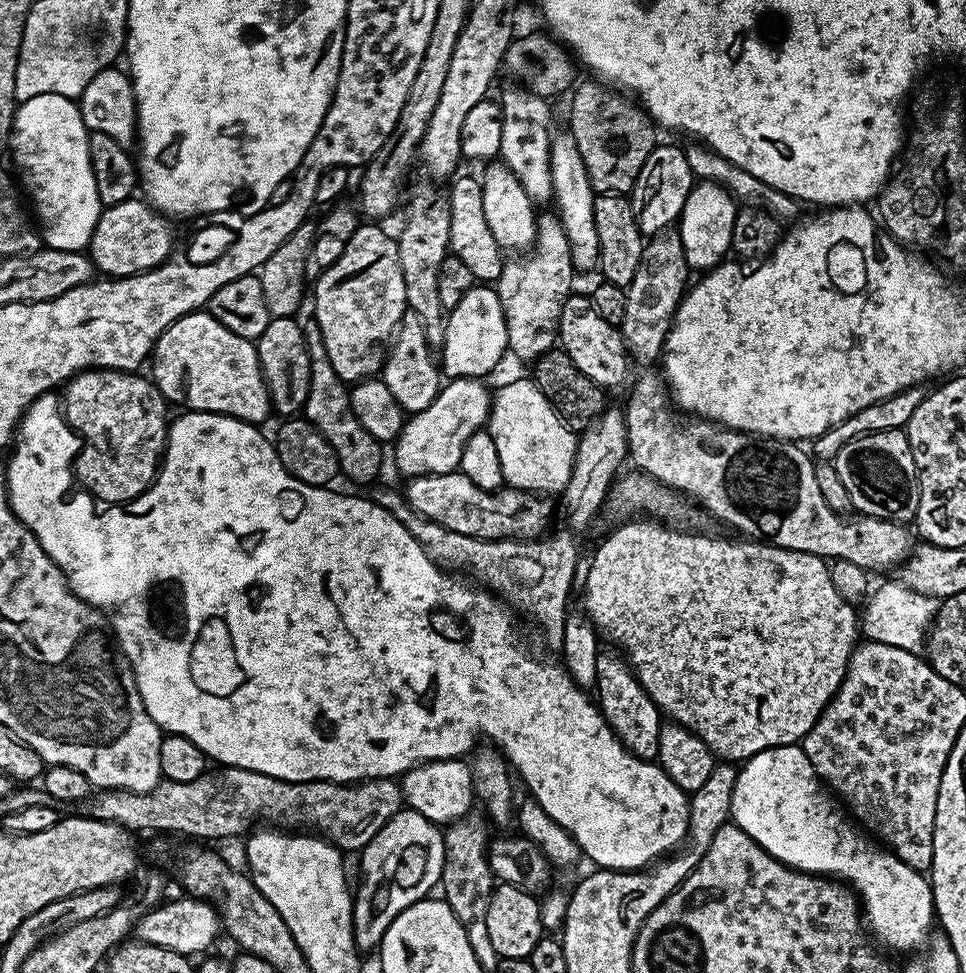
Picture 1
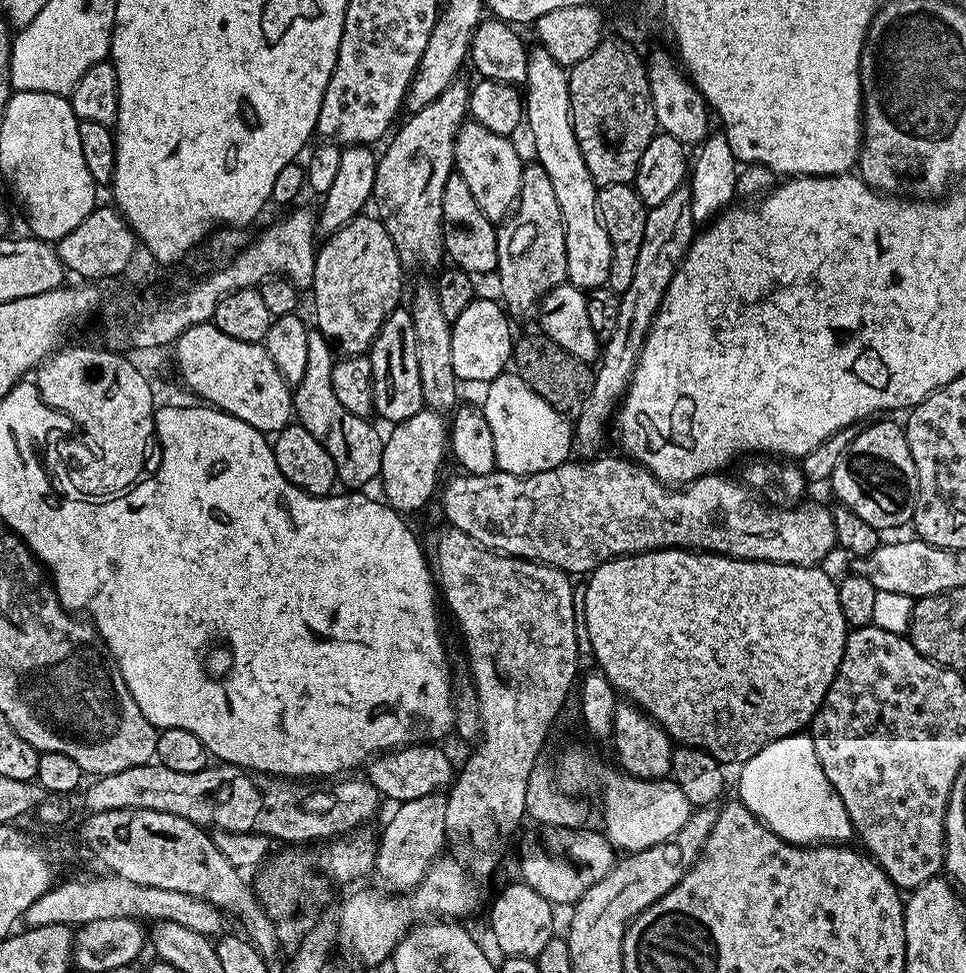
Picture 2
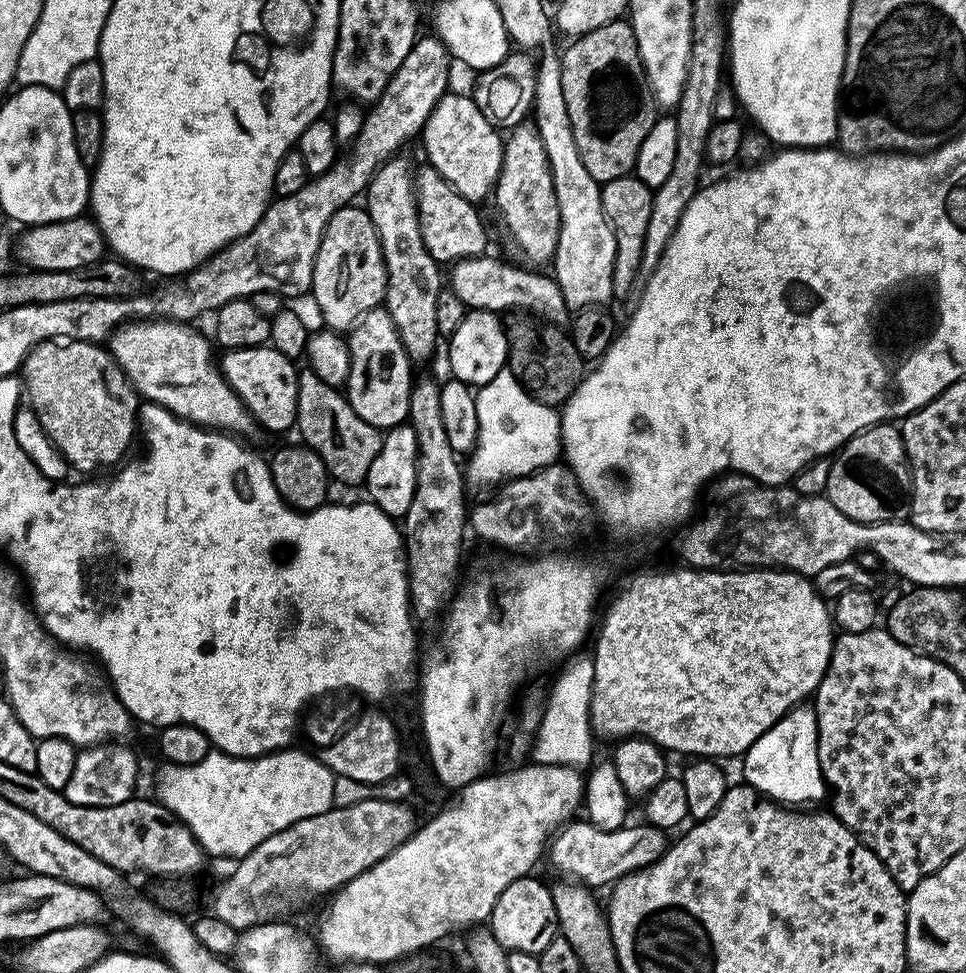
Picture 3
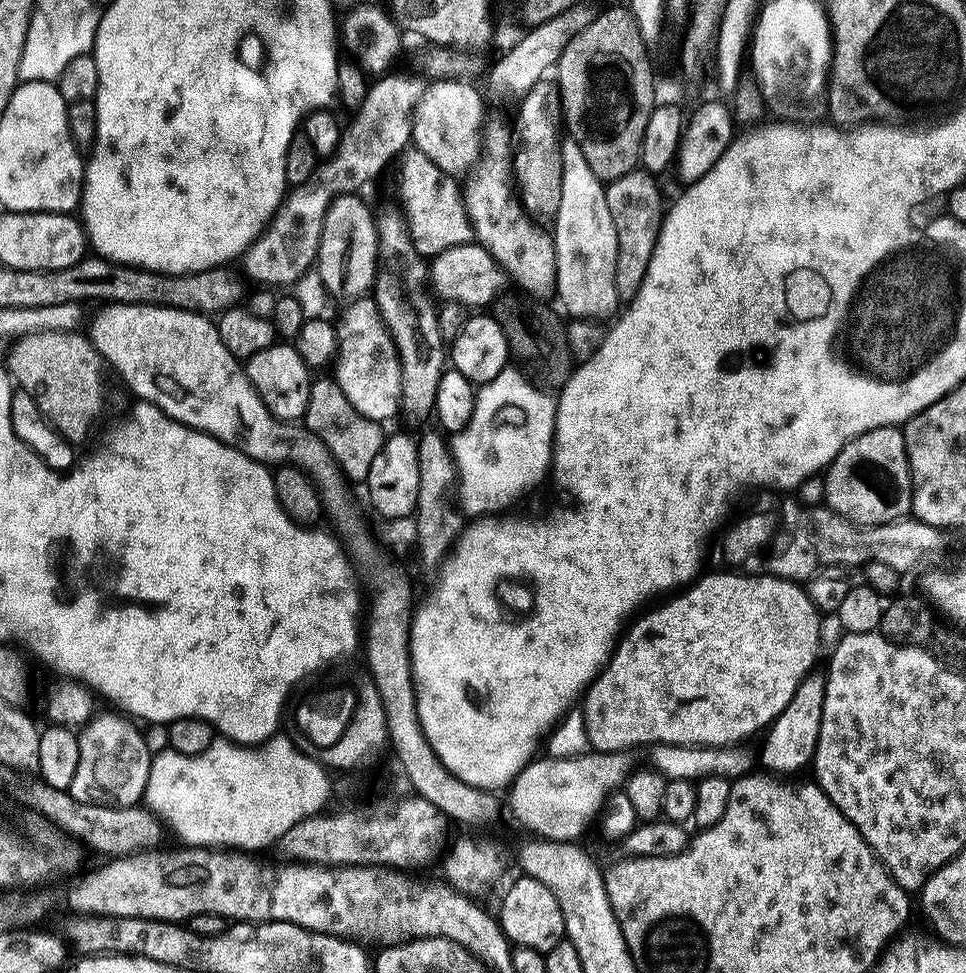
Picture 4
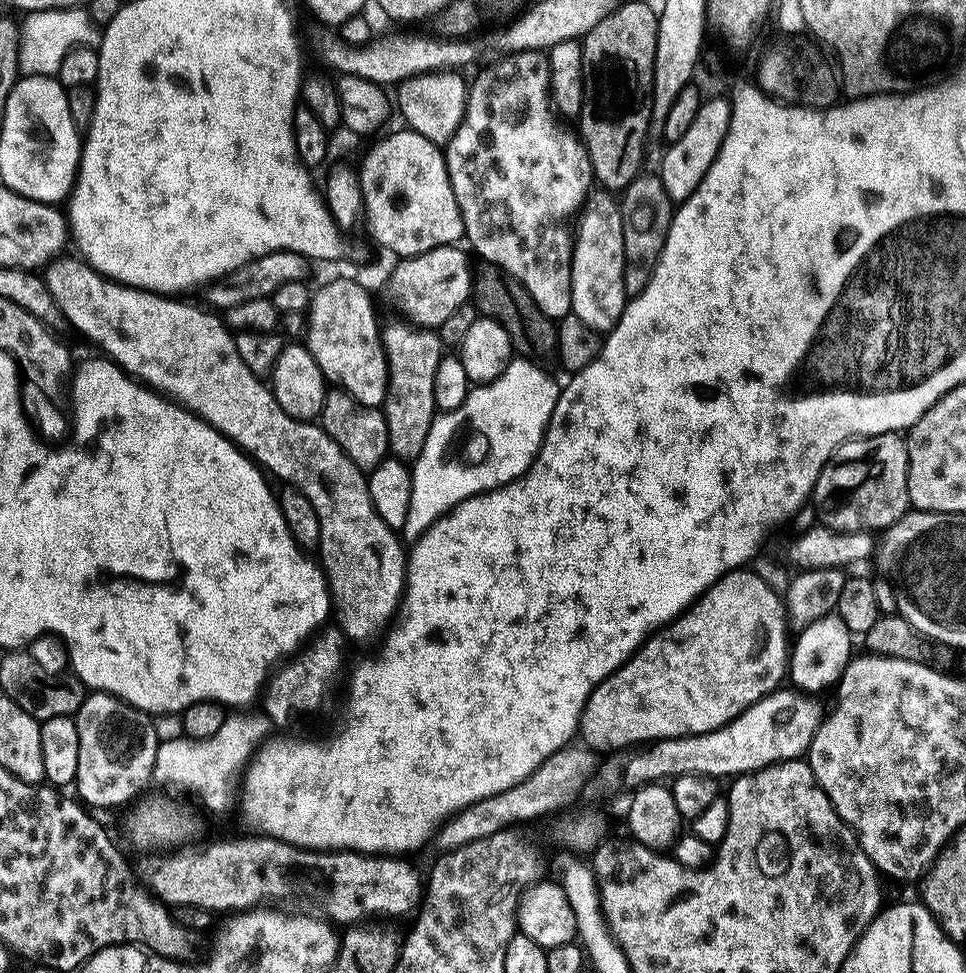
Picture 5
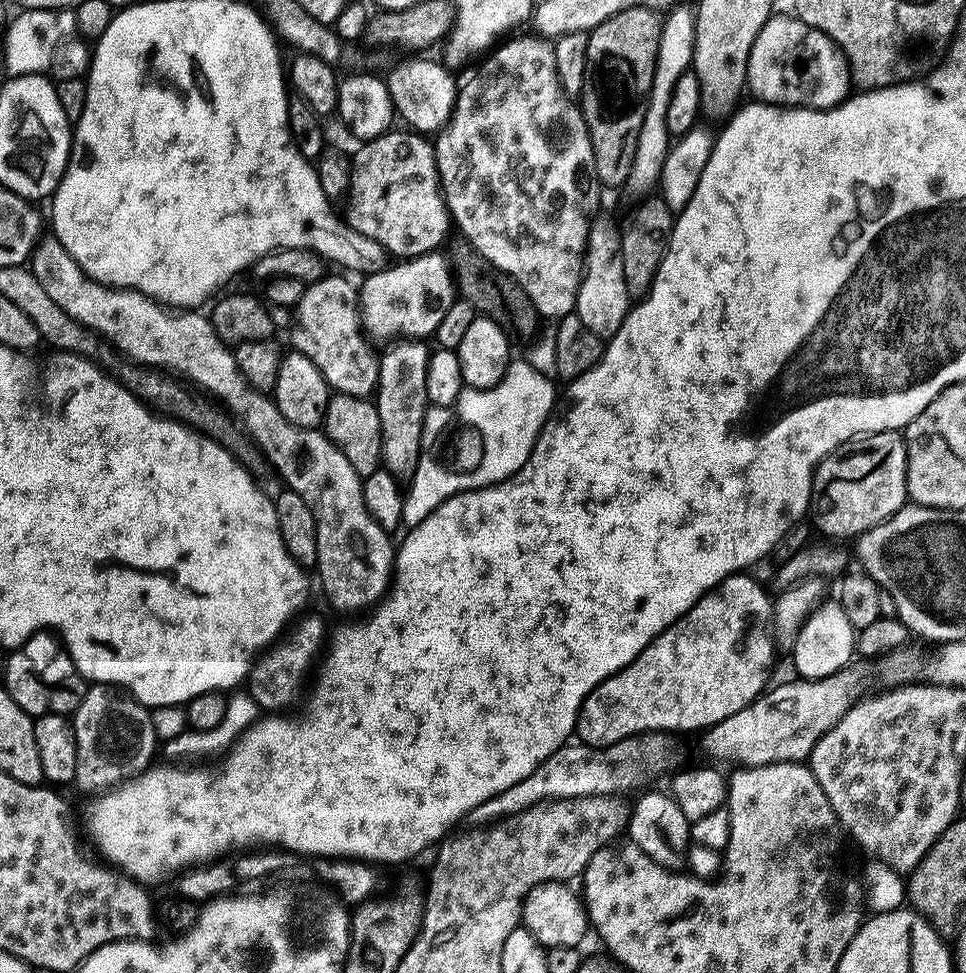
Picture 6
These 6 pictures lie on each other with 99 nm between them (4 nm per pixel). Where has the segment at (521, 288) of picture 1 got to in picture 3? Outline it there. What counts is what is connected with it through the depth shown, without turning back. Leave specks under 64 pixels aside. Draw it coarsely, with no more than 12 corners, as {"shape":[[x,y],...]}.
{"shape":[[507,135],[494,201],[532,266],[556,255],[560,212],[544,140]]}

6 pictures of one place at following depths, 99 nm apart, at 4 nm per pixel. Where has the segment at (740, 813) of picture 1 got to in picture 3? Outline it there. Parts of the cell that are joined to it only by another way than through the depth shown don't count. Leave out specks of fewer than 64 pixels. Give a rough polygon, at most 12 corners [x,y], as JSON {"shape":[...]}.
{"shape":[[812,706],[750,749],[753,788],[785,806],[826,796]]}

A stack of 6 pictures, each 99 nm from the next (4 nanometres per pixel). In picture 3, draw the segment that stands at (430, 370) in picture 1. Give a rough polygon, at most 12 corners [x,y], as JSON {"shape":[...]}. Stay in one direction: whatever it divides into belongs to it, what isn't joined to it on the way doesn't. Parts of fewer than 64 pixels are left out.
{"shape":[[388,309],[347,337],[346,395],[381,430],[408,420],[414,362]]}

